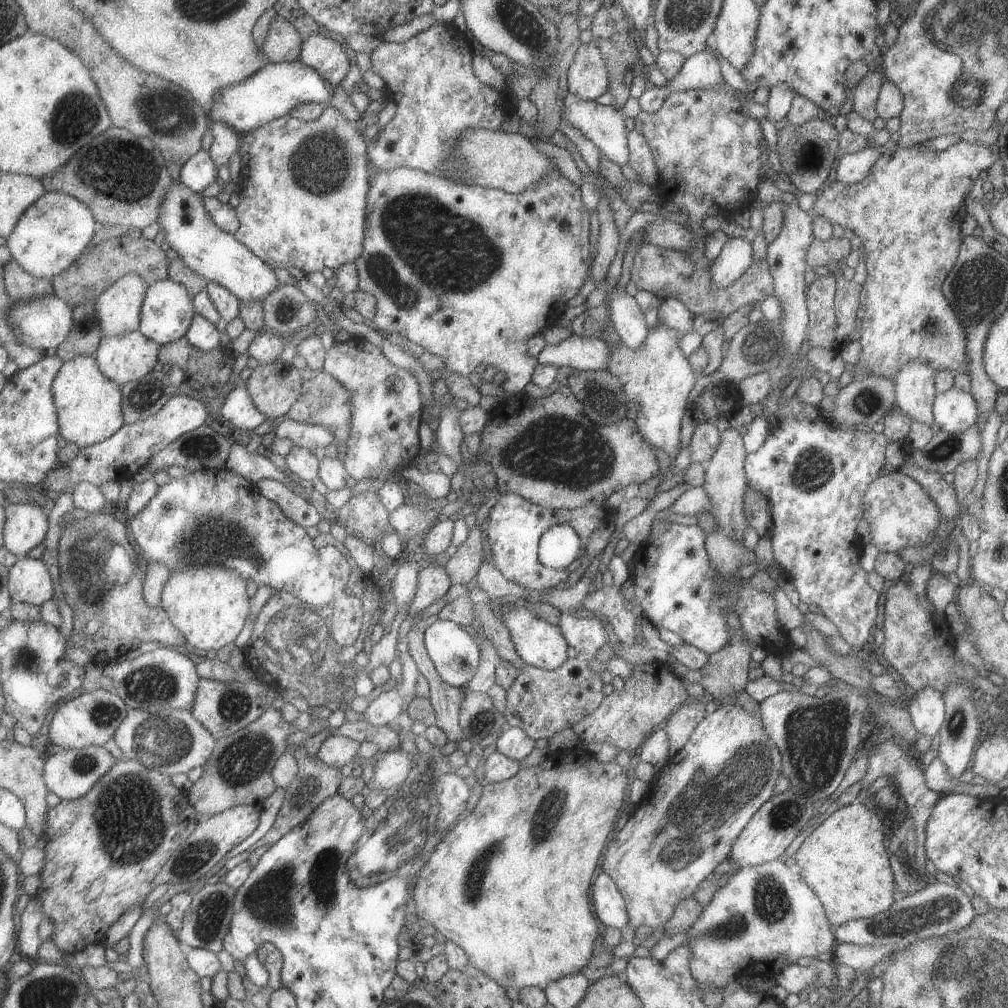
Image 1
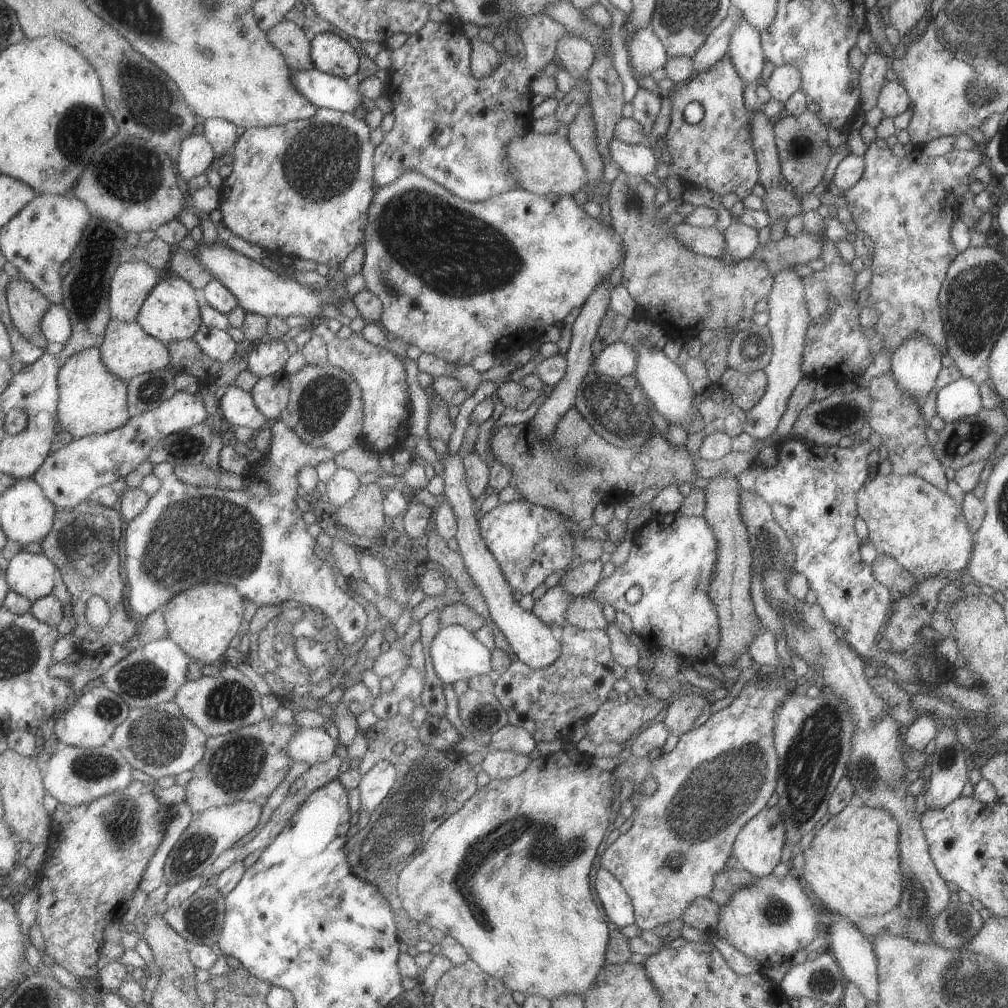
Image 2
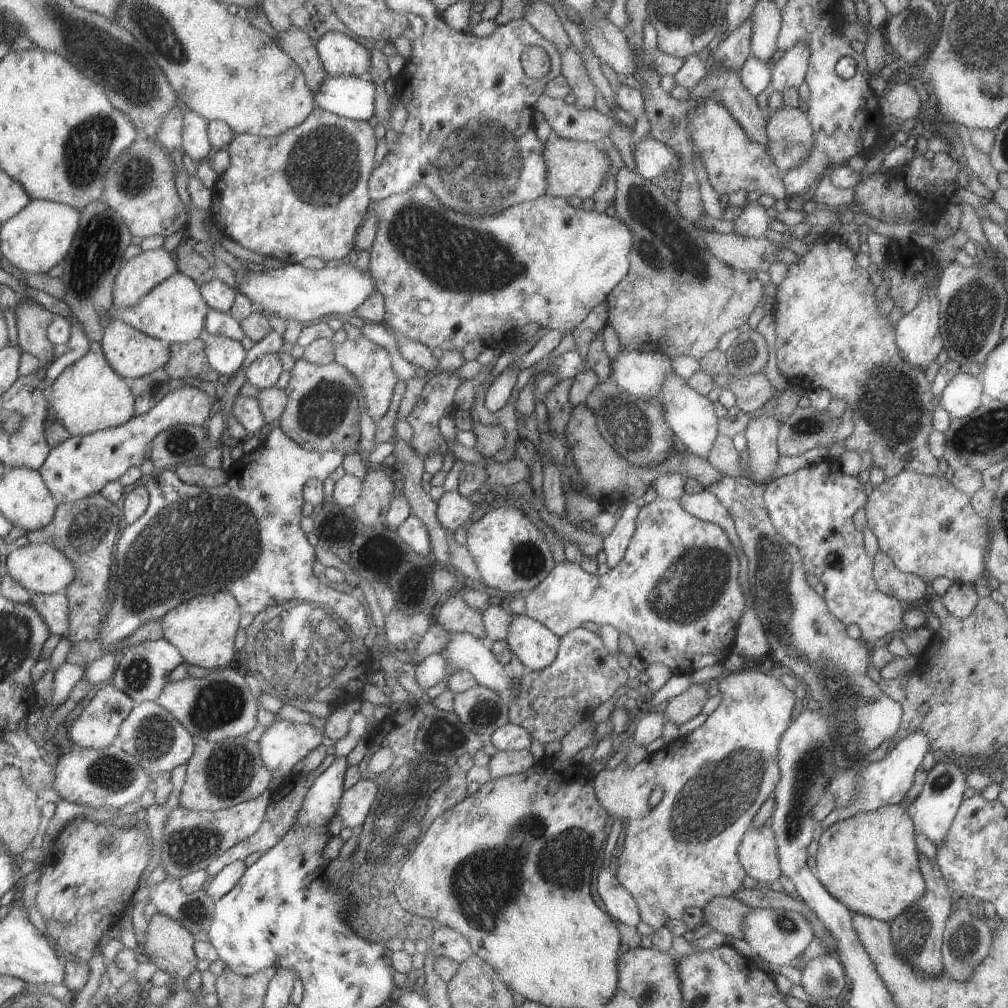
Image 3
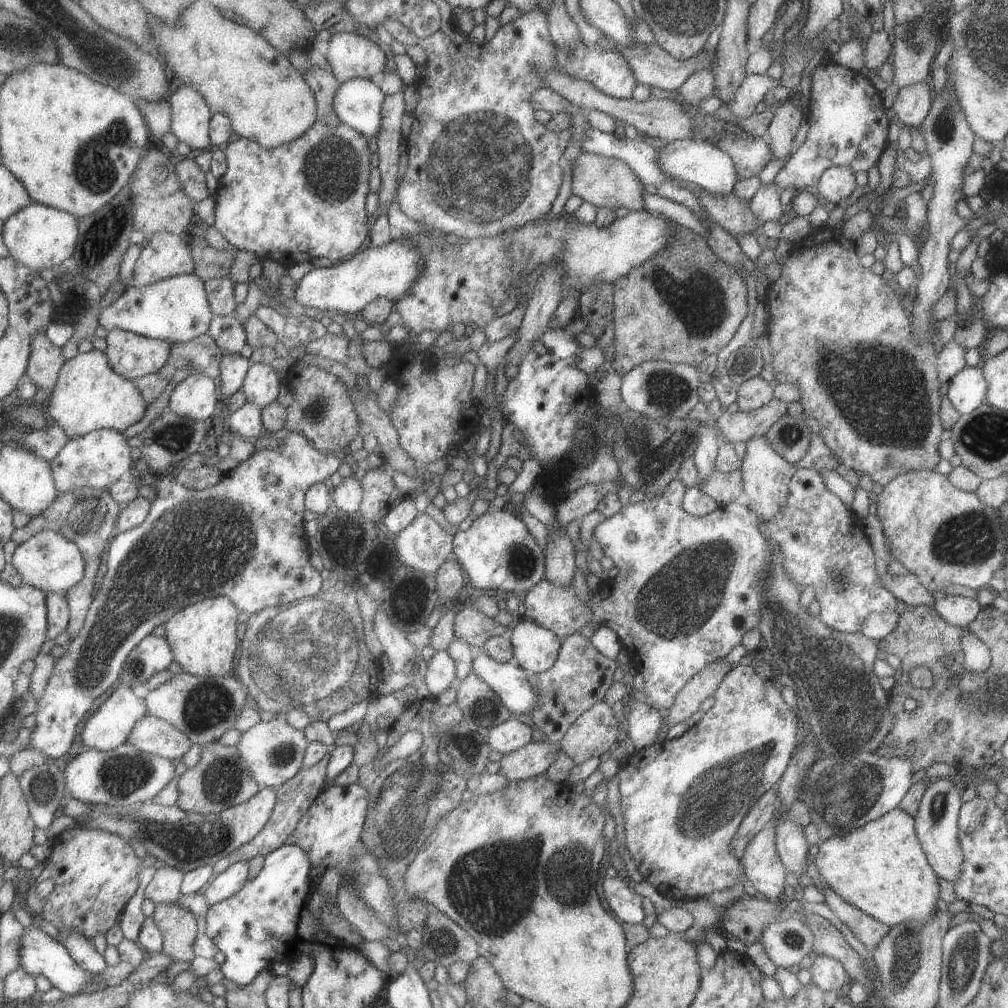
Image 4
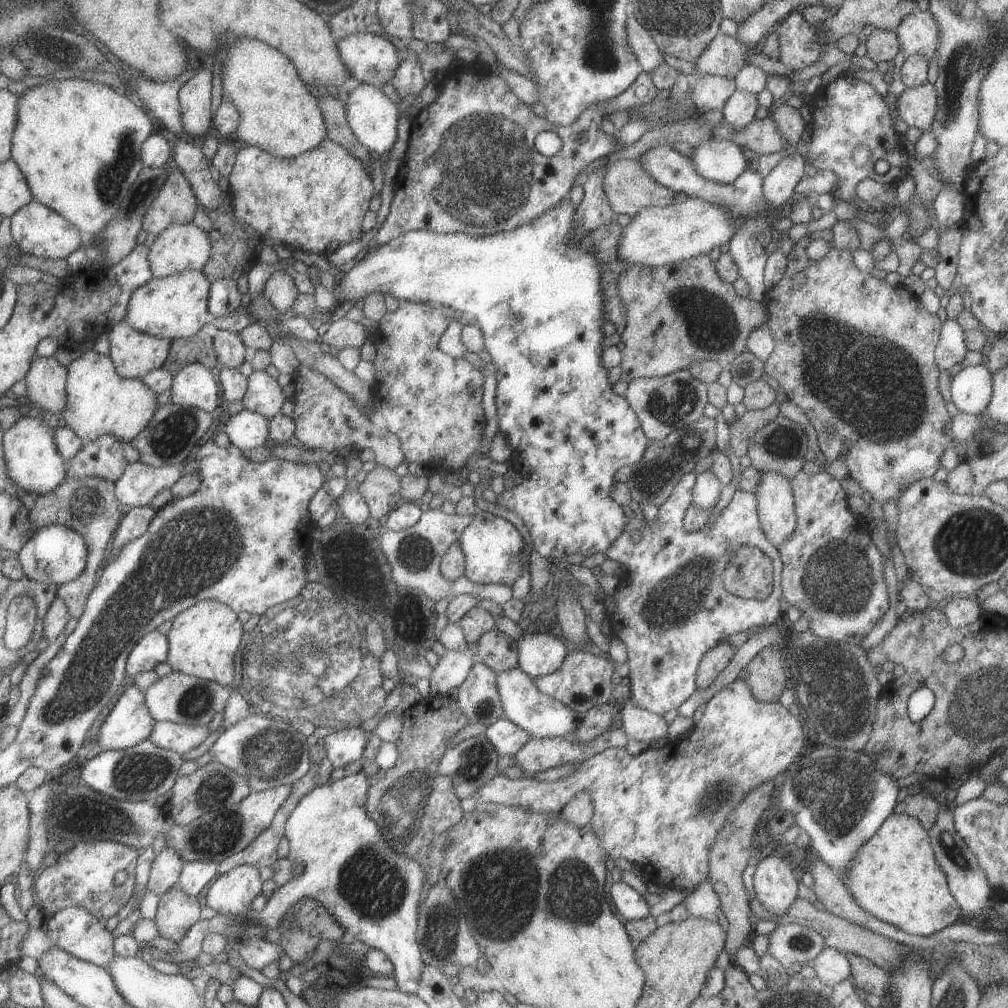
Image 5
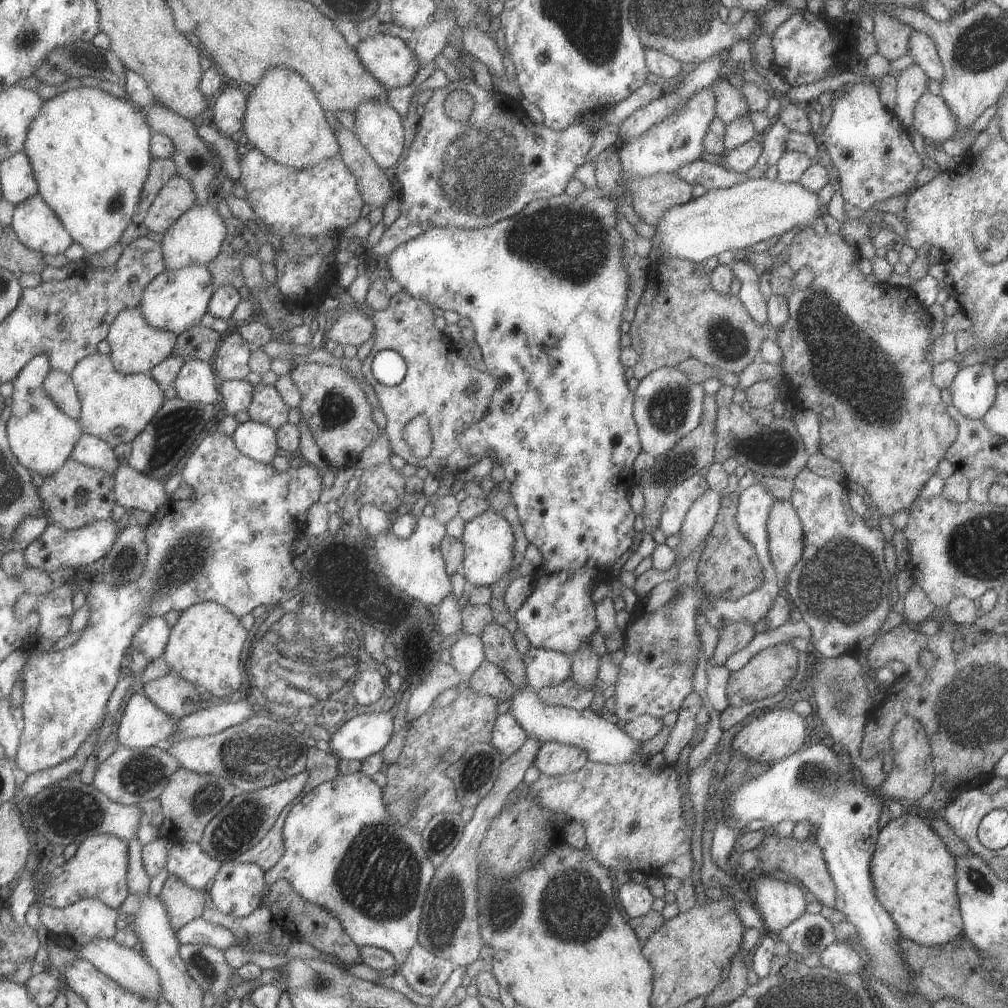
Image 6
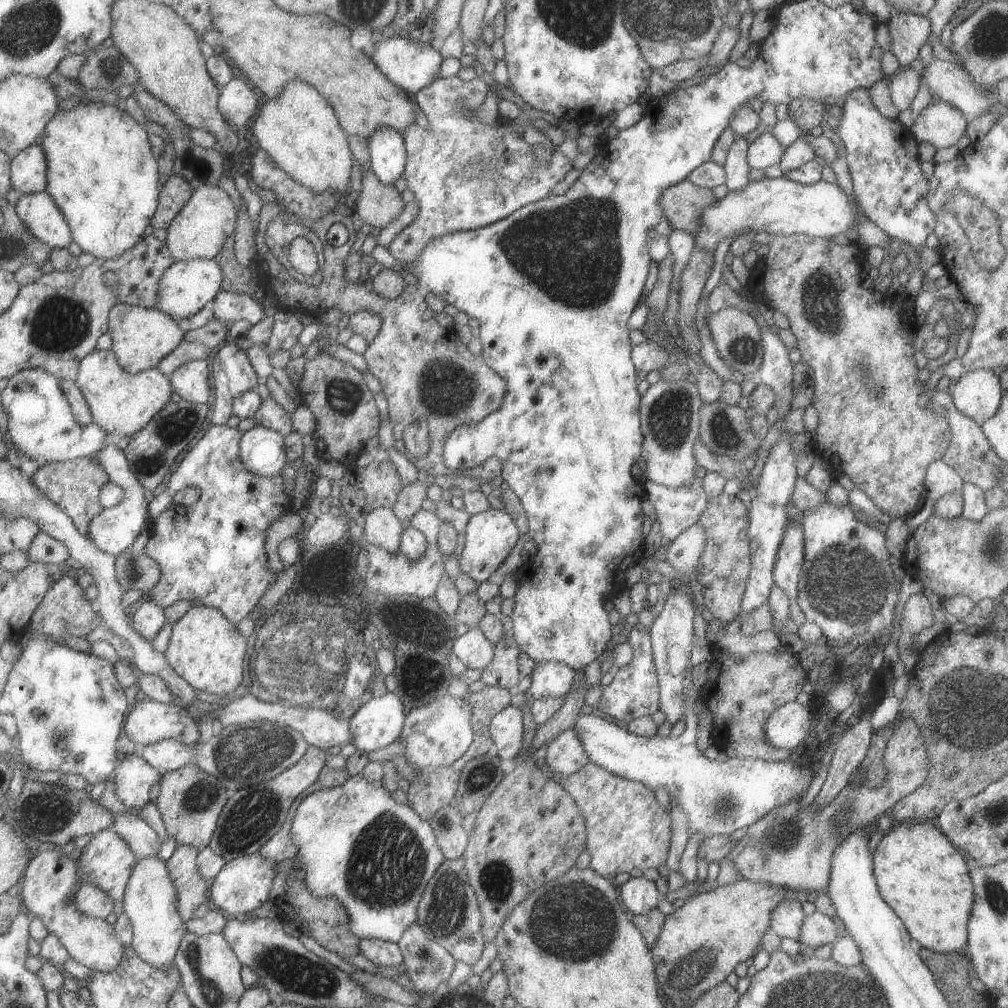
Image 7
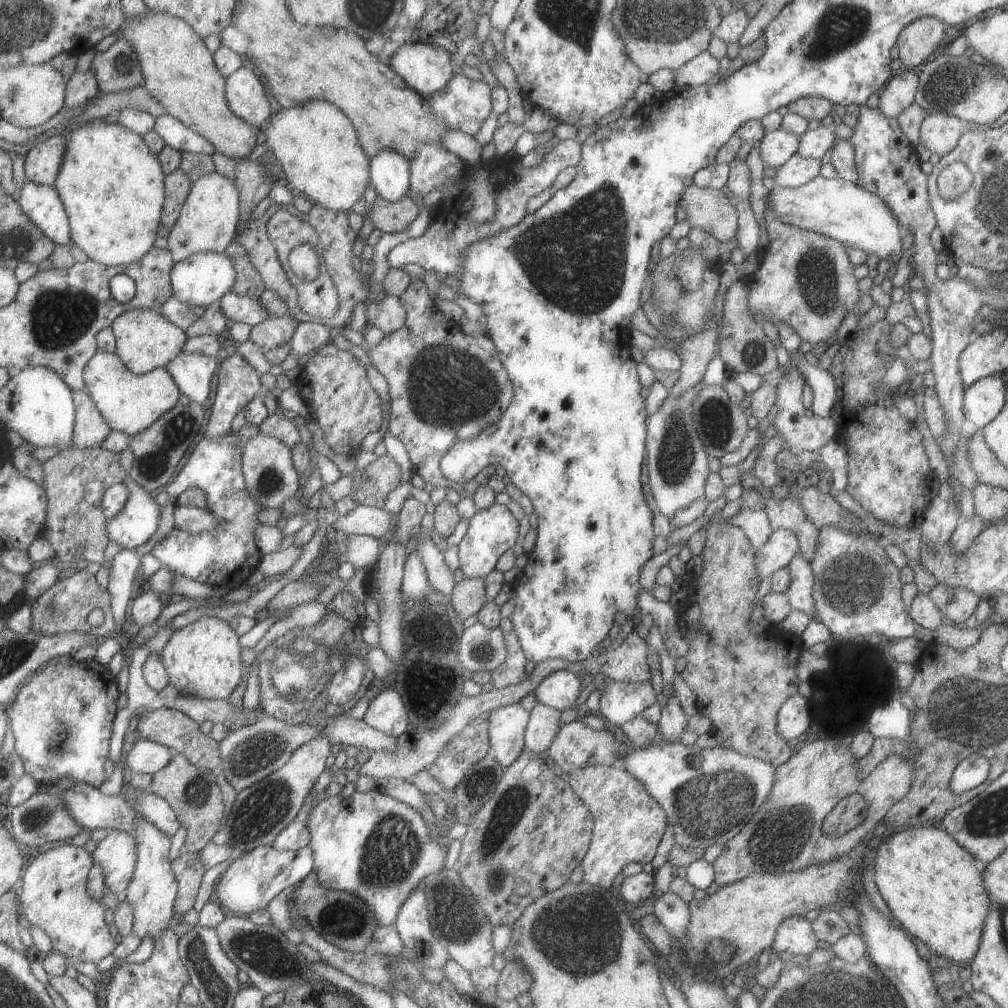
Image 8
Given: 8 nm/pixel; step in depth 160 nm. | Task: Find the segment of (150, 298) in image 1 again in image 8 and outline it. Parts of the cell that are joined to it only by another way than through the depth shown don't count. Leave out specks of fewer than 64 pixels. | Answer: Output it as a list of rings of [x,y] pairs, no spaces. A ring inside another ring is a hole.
[[[197,252],[176,263],[172,273],[172,291],[179,301],[192,307],[208,307],[218,304],[232,290],[237,278],[236,266],[225,253]]]

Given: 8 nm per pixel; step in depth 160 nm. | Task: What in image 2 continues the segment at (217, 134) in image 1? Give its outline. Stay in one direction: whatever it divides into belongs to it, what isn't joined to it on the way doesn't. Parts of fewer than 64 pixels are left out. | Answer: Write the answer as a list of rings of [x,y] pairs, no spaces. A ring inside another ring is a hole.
[[[219,117],[206,119],[203,125],[204,134],[213,145],[217,156],[233,155],[242,130],[234,122]]]

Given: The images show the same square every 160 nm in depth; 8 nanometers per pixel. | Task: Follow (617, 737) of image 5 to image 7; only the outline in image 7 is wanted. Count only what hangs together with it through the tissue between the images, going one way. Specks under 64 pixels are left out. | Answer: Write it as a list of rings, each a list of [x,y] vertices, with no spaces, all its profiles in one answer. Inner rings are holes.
[[[571,728],[558,734],[545,750],[545,769],[557,776],[569,776],[588,763],[587,755]]]

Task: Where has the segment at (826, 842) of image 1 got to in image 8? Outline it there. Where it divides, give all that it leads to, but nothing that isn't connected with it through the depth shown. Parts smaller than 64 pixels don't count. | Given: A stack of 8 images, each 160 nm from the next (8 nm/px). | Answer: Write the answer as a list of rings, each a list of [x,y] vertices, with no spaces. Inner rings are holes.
[[[938,825],[898,831],[881,842],[873,860],[875,885],[894,919],[907,933],[926,945],[929,952],[945,957],[957,966],[973,960],[979,948],[983,922],[989,912],[989,896],[985,892],[981,872],[975,868],[973,860],[975,858]]]

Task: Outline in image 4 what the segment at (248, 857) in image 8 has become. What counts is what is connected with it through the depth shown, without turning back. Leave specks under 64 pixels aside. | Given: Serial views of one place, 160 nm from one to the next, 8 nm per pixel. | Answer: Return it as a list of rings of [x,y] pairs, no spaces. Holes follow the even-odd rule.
[[[239,861],[232,864],[224,873],[218,874],[205,891],[211,905],[237,894],[251,878],[250,862]]]

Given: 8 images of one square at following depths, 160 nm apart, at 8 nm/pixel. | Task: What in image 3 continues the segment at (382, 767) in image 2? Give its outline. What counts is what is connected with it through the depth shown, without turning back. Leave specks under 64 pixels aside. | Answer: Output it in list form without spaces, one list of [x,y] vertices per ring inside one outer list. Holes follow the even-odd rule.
[[[362,778],[353,788],[347,789],[342,800],[340,816],[344,826],[366,827],[368,816],[372,815],[374,802],[378,800],[380,788],[373,779]]]

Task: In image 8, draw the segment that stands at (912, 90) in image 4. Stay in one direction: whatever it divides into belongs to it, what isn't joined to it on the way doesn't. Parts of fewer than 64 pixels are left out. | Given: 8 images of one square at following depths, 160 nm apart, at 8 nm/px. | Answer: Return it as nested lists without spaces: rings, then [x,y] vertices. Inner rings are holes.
[[[945,112],[928,113],[921,121],[919,143],[943,156],[947,154],[965,131],[965,122]]]

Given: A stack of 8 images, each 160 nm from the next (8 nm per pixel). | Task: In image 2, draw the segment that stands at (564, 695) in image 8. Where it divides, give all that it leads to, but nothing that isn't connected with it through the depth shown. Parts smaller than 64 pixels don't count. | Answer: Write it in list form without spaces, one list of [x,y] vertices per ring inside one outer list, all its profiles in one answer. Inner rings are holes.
[[[447,450],[441,459],[444,467],[443,475],[446,480],[444,496],[453,505],[458,518],[456,540],[459,544],[459,551],[465,559],[471,576],[481,587],[485,598],[488,600],[494,624],[503,633],[518,661],[524,662],[535,670],[549,666],[560,655],[560,642],[557,634],[551,630],[549,625],[537,618],[533,611],[523,610],[519,606],[517,594],[502,575],[493,551],[489,550],[485,537],[482,535],[480,516],[477,514],[478,502],[471,492],[466,466],[463,464],[459,450],[456,452]]]

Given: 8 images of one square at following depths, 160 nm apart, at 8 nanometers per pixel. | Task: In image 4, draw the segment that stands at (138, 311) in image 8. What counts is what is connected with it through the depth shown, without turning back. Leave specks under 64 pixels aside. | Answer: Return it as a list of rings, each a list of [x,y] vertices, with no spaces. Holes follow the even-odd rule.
[[[113,329],[103,335],[113,370],[134,381],[151,373],[159,373],[172,357],[173,344],[169,341],[123,329]]]

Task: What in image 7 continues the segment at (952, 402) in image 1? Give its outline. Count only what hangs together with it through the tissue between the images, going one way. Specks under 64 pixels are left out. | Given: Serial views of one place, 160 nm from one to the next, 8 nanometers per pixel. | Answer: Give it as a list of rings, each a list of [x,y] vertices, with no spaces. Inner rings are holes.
[[[989,369],[964,372],[949,393],[957,410],[978,425],[997,412],[1003,394],[997,371]]]

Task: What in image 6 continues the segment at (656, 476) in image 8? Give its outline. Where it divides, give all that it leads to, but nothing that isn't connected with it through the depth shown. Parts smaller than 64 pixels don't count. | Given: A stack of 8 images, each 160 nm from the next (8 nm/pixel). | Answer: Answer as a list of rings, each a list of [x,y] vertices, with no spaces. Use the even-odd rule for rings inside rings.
[[[676,366],[661,367],[646,374],[632,393],[634,396],[632,415],[636,422],[640,447],[643,453],[649,453],[653,458],[665,454],[677,442],[677,439],[685,436],[699,424],[704,395],[701,383],[691,383],[687,375]]]

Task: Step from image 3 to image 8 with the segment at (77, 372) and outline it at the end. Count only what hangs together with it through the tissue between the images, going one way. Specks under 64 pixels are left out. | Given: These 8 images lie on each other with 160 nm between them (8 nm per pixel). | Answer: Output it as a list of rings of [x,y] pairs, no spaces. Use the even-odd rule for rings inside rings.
[[[97,353],[86,368],[88,393],[92,395],[113,431],[135,436],[155,424],[181,398],[180,386],[167,367],[159,367],[144,375],[135,374],[117,353]]]

